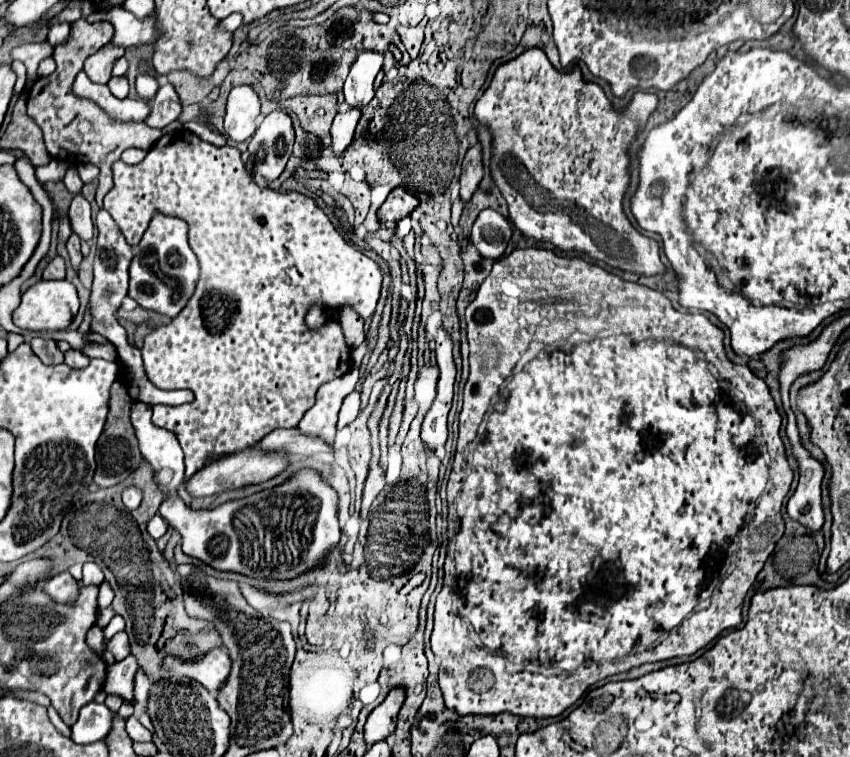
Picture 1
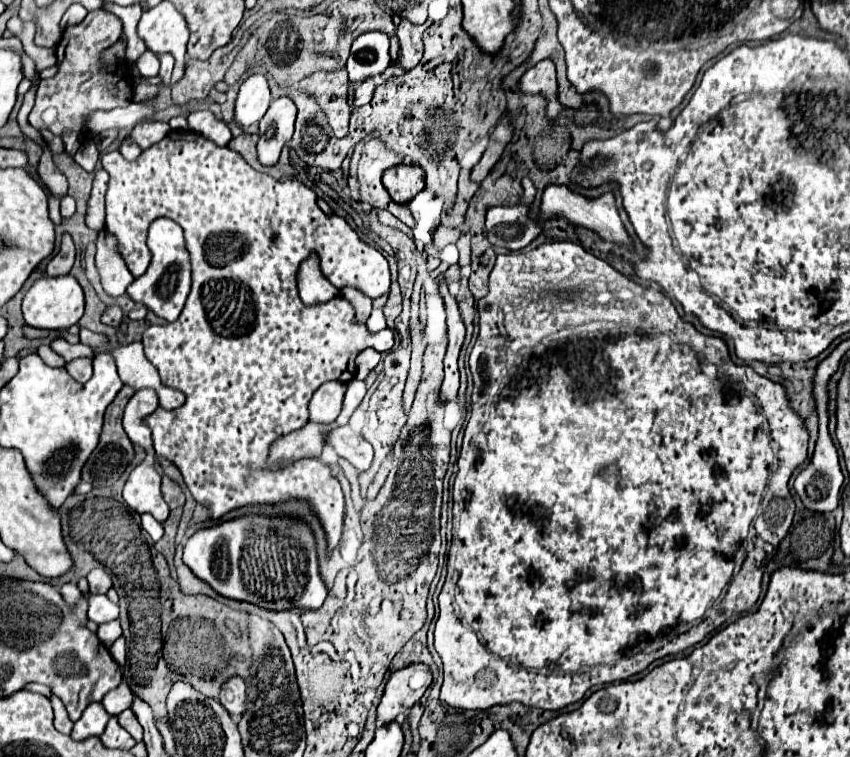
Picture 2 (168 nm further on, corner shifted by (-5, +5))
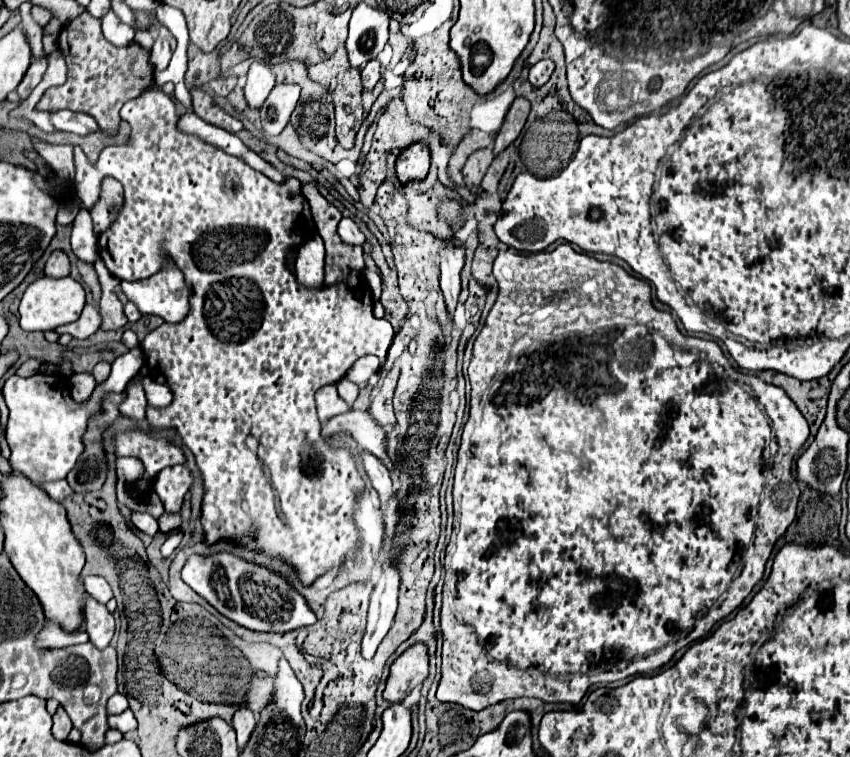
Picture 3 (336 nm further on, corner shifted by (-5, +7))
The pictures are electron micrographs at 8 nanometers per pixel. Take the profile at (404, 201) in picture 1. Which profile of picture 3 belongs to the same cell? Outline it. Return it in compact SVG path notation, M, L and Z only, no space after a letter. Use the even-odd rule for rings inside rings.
M414 142L404 148L396 160L396 174L402 184L426 178L430 168L430 148L424 142Z

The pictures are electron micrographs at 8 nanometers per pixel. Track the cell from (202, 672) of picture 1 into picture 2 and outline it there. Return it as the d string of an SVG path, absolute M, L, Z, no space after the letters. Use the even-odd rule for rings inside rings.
M230 676L228 680L224 680L222 686L220 686L218 700L232 716L242 716L244 702L246 702L246 682L244 682L244 678Z

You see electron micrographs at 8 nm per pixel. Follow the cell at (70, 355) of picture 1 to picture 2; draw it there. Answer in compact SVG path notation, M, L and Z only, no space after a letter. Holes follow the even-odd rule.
M76 358L66 364L70 376L78 382L86 382L92 376L92 358Z

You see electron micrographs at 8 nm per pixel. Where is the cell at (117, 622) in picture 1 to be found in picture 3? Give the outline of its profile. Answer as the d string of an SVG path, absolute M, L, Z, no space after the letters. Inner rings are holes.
M46 622L42 626L42 632L38 632L36 636L36 648L66 648L66 646L74 646L80 642L89 641L86 632L78 632L78 634L66 634L60 630L58 624L54 622Z

